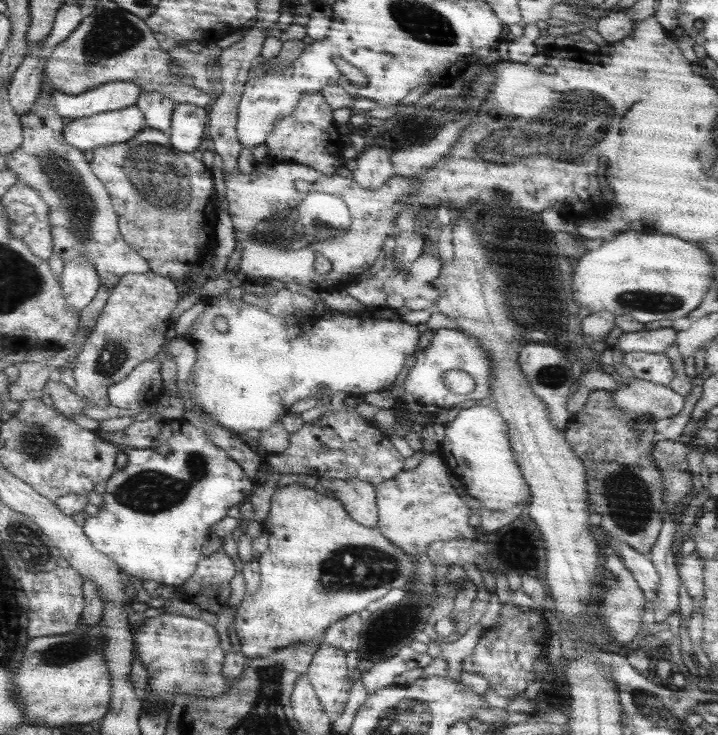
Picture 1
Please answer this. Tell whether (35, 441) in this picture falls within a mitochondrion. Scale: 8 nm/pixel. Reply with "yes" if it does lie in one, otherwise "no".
yes

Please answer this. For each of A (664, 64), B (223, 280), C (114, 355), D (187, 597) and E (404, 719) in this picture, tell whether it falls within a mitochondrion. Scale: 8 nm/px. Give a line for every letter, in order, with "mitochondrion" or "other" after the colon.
A: other
B: other
C: mitochondrion
D: other
E: mitochondrion

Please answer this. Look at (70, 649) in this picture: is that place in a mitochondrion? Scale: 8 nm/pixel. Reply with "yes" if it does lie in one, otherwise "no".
yes

